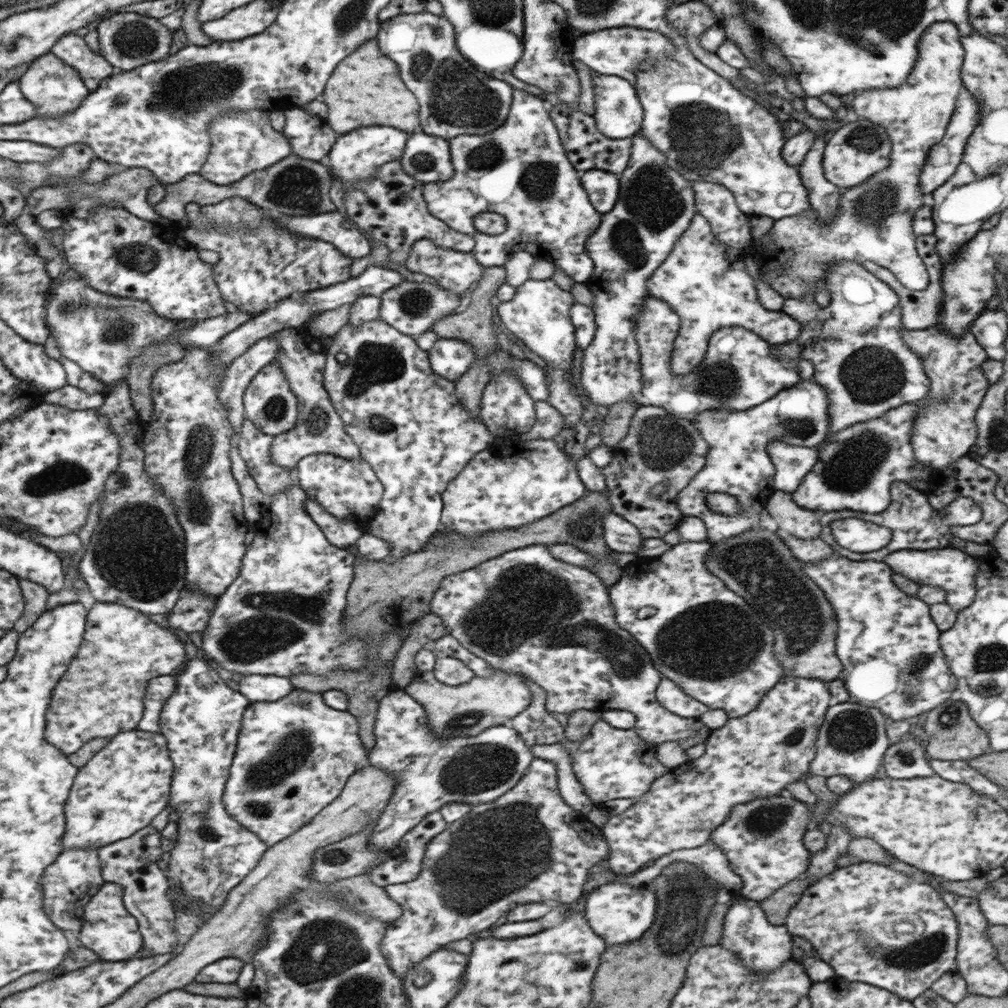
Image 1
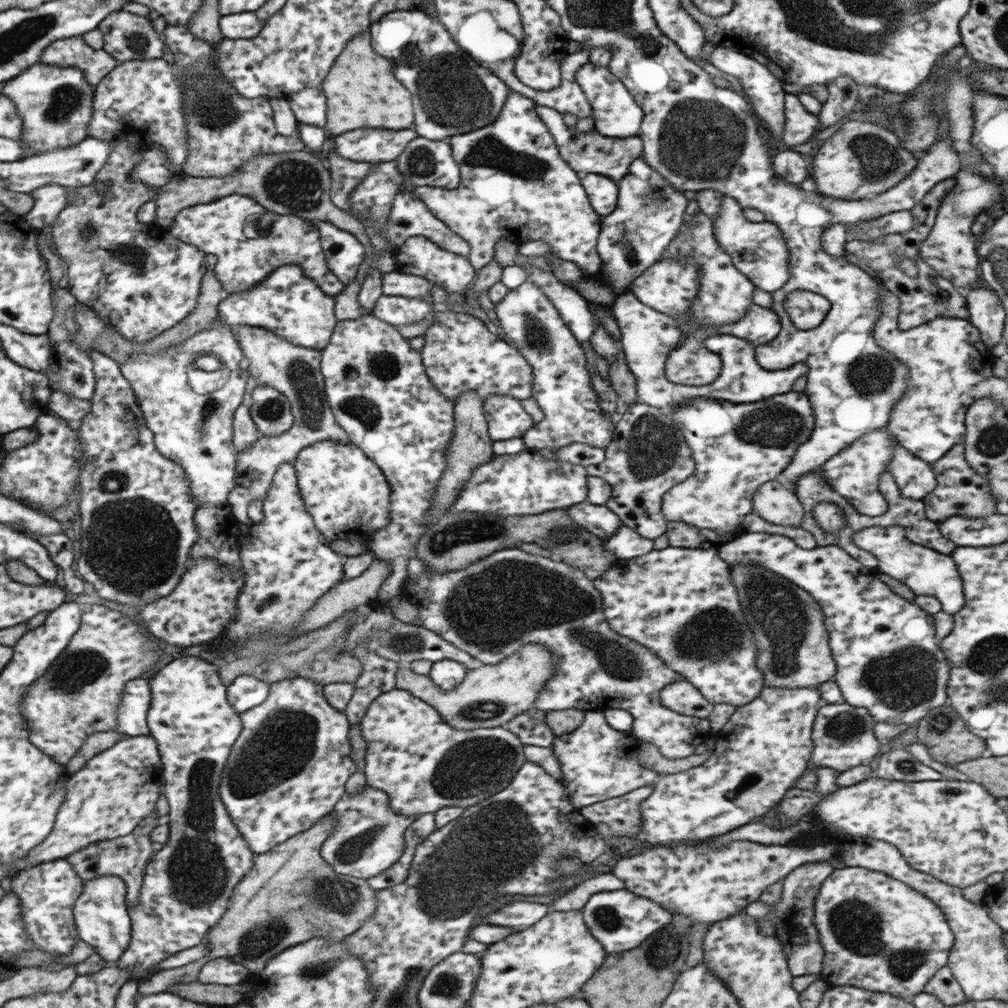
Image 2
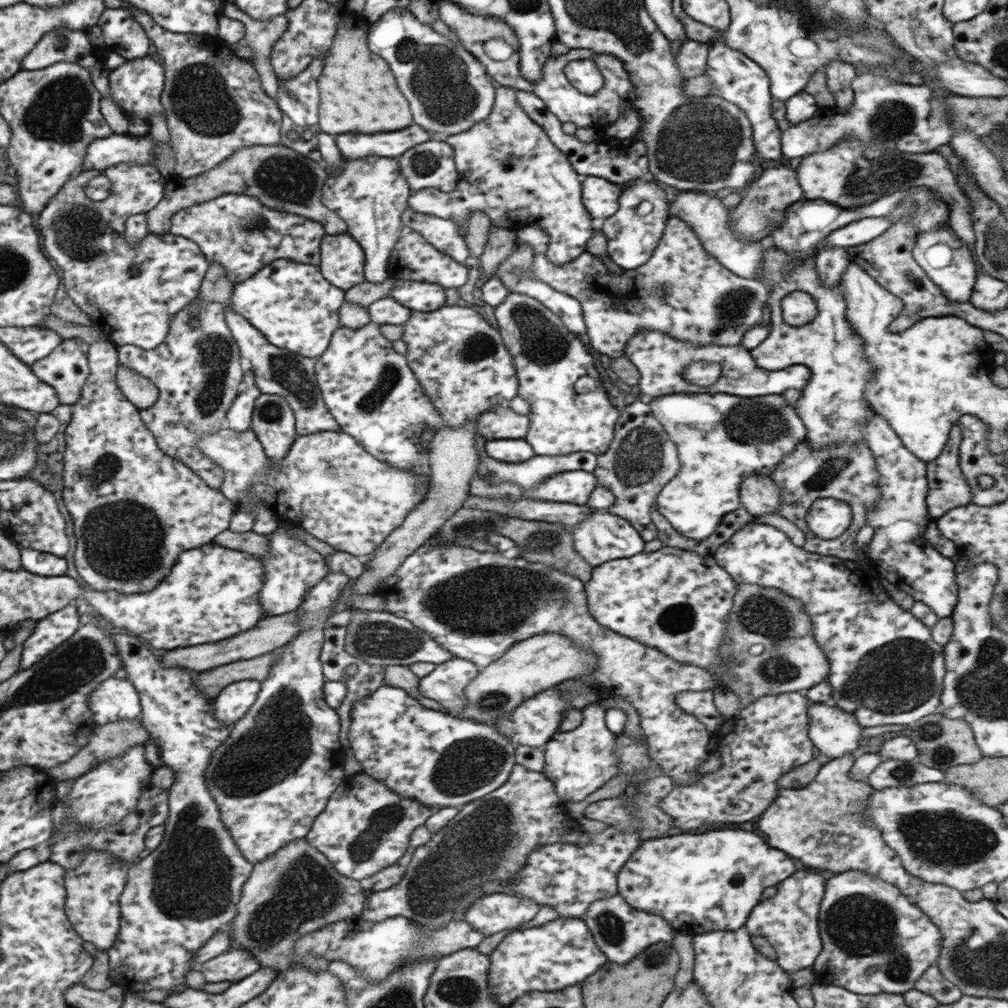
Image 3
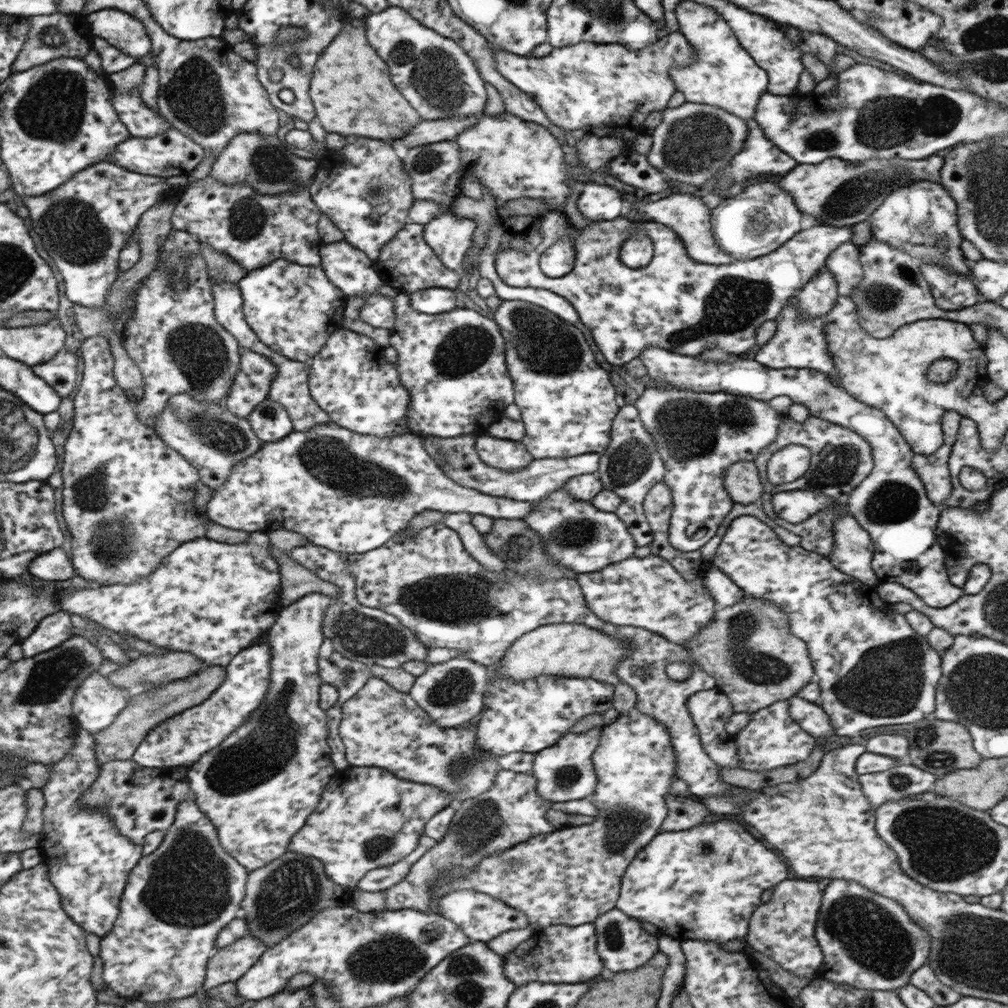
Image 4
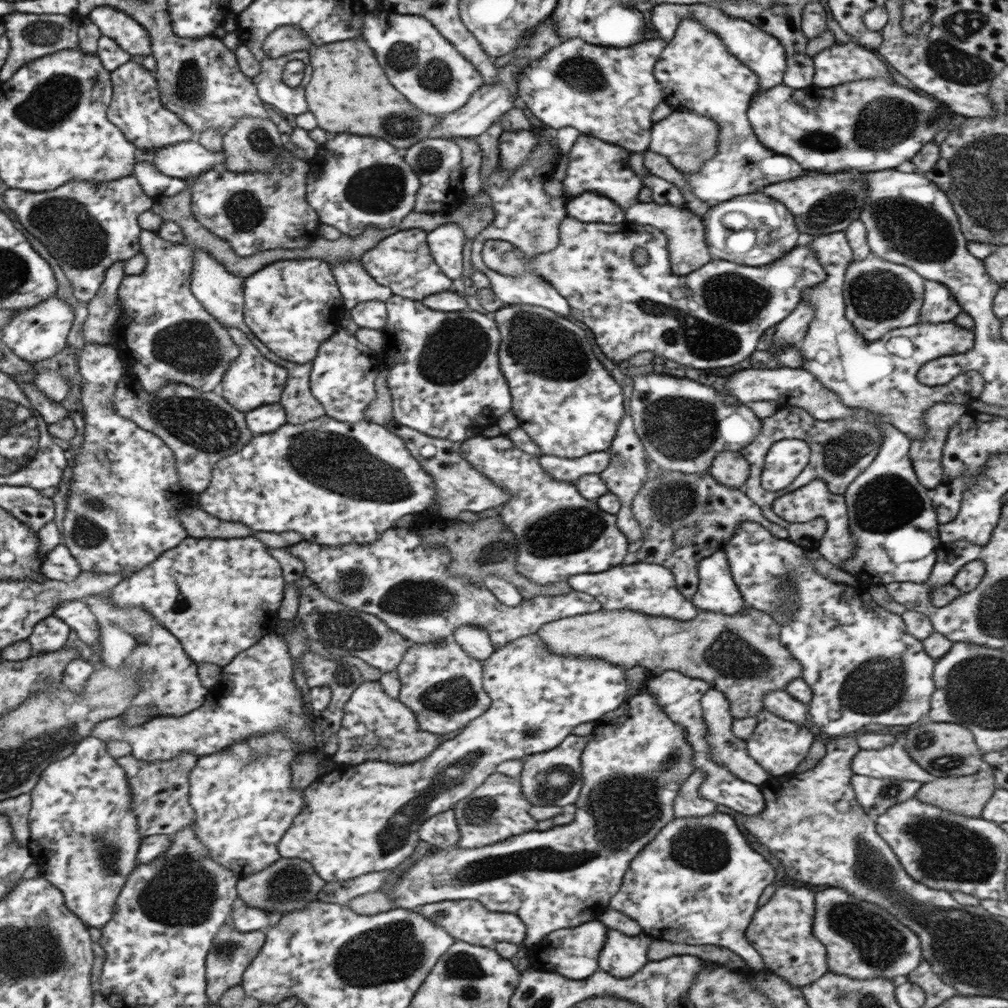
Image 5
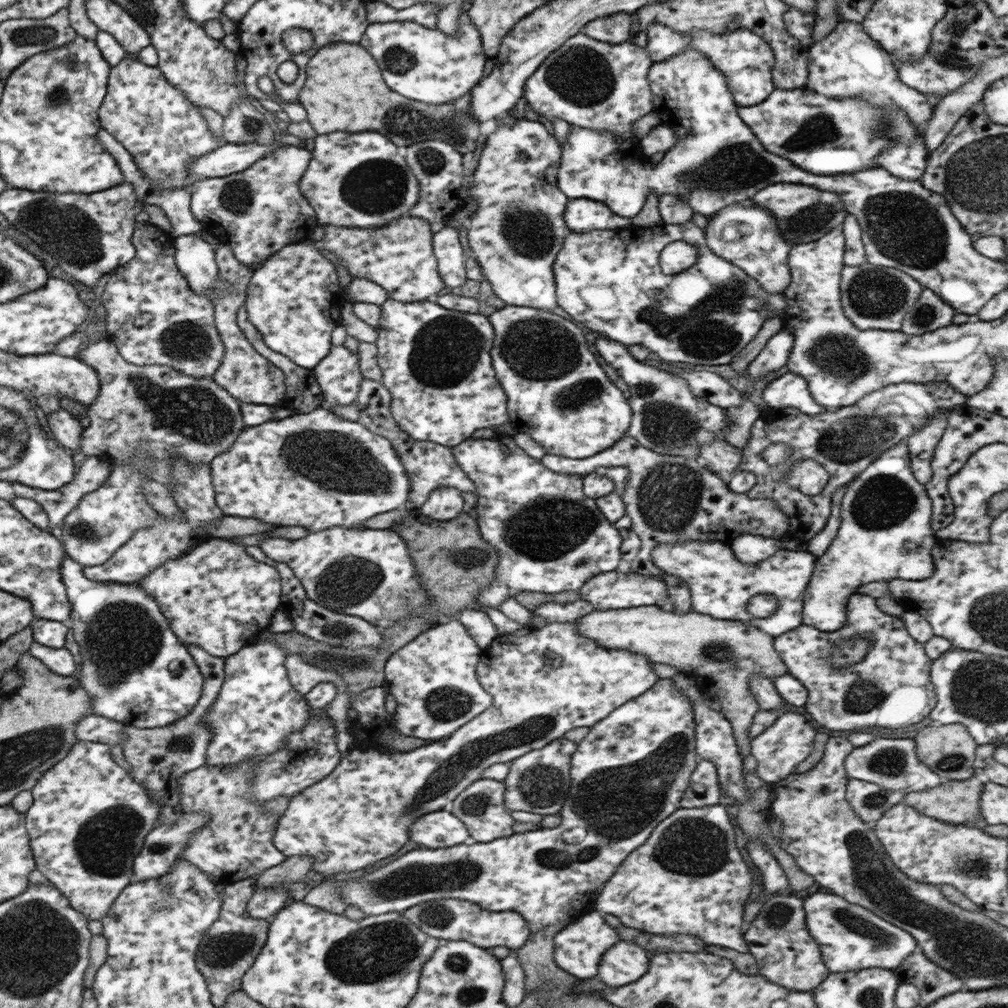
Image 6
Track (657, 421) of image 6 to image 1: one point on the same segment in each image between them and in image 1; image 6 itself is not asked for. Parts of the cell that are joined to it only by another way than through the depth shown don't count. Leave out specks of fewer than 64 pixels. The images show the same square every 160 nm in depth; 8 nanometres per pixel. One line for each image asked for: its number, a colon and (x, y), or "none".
1: (737, 464)
2: (763, 436)
3: (749, 437)
4: (697, 434)
5: (681, 425)

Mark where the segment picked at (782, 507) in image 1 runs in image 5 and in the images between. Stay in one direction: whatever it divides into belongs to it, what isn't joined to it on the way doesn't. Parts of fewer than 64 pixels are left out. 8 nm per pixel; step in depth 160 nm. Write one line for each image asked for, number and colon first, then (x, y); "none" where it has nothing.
2: (771, 502)
3: (758, 495)
4: (741, 480)
5: (729, 468)

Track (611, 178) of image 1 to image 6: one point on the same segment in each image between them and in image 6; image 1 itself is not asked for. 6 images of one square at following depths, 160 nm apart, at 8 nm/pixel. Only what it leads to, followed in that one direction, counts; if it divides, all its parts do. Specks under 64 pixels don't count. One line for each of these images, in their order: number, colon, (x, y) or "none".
2: (601, 191)
3: (600, 198)
4: (595, 203)
5: (586, 208)
6: (579, 215)

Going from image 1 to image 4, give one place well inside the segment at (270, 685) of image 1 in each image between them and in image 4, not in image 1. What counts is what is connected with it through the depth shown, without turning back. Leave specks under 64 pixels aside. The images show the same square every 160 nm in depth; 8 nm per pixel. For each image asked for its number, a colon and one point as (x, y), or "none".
2: (243, 692)
3: (231, 703)
4: (183, 739)

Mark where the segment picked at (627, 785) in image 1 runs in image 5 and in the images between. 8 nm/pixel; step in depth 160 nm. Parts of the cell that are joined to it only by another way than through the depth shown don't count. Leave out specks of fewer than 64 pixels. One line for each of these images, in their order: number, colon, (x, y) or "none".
2: (596, 762)
3: (577, 762)
4: (563, 772)
5: (552, 778)

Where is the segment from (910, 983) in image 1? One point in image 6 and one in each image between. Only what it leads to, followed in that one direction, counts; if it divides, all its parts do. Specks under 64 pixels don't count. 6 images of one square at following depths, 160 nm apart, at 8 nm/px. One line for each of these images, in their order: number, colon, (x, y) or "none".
2: (877, 934)
3: (874, 940)
4: (867, 941)
5: (862, 941)
6: (851, 938)

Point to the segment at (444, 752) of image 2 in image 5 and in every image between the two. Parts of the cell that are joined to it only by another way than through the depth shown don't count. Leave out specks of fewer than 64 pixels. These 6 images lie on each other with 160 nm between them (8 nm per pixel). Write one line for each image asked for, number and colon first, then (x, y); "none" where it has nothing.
3: (419, 753)
4: (381, 727)
5: (374, 727)

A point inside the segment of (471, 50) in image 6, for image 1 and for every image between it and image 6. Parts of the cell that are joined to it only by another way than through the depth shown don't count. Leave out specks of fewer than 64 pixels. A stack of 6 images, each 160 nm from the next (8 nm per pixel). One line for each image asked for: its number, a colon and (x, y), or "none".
1: (464, 102)
2: (426, 59)
3: (446, 87)
4: (437, 78)
5: (424, 67)

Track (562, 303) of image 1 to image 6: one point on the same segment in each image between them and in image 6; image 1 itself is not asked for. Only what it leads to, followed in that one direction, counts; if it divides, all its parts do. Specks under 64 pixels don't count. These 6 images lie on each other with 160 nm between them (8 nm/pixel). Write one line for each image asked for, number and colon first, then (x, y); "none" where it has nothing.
2: (560, 386)
3: (569, 411)
4: (565, 400)
5: (561, 396)
6: (556, 393)

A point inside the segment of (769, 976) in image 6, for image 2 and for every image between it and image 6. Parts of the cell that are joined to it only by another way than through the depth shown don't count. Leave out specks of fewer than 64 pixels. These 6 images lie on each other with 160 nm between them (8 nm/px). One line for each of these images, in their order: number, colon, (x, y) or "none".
2: (792, 916)
3: (787, 922)
4: (782, 928)
5: (780, 930)

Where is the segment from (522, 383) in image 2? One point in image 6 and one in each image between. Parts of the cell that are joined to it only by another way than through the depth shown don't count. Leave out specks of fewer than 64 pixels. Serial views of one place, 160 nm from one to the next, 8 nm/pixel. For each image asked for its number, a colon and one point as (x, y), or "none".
3: (458, 358)
4: (452, 364)
5: (441, 368)
6: (435, 362)

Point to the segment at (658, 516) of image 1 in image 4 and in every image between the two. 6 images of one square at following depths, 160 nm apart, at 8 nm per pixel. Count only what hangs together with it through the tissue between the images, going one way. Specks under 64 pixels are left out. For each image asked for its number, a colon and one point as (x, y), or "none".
2: (644, 458)
3: (640, 459)
4: (629, 467)

